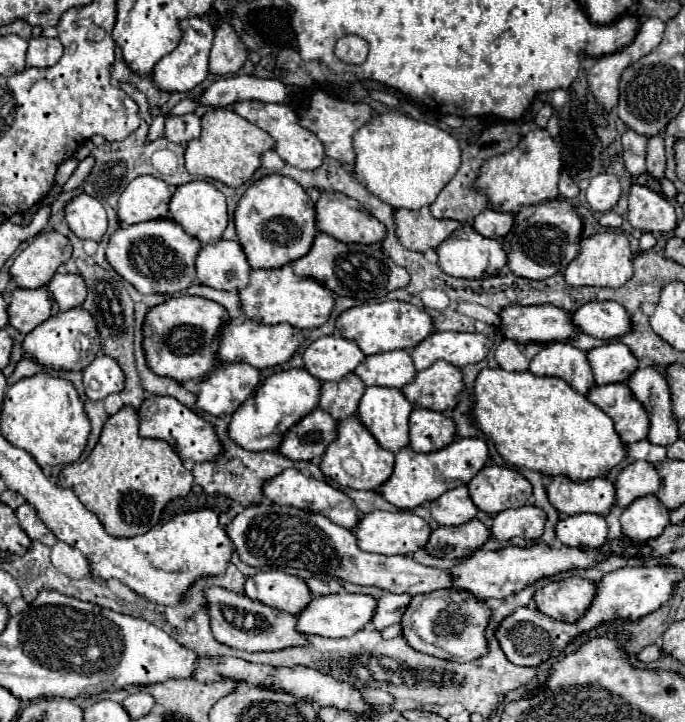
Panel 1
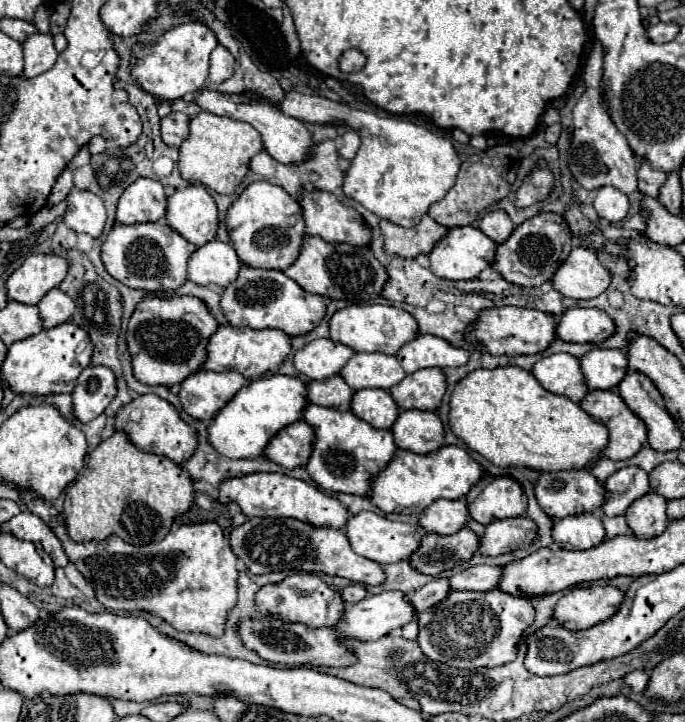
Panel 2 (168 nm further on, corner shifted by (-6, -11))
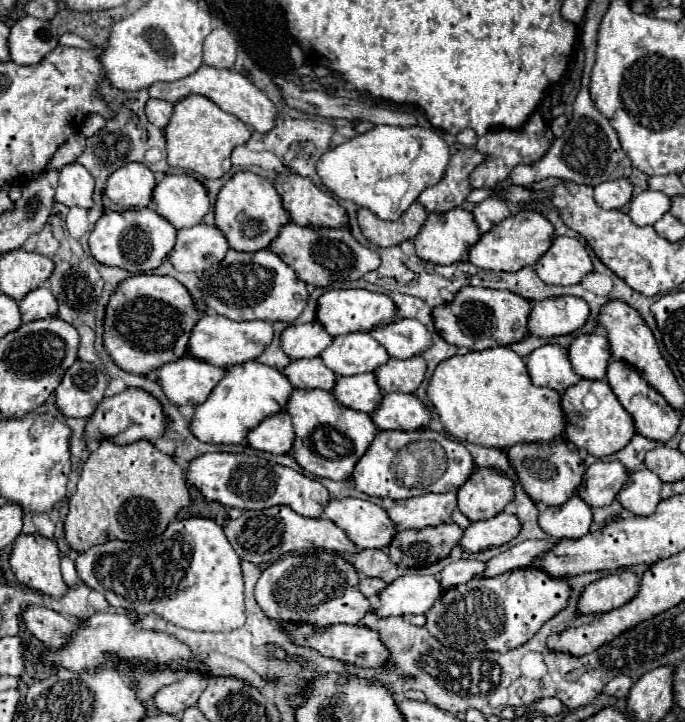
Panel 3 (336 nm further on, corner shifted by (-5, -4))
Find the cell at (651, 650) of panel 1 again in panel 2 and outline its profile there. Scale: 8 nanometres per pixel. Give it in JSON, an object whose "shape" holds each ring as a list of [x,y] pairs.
{"shape":[[[632,671],[624,677],[624,683],[634,691],[634,693],[642,693],[648,685],[648,675],[644,671]]]}

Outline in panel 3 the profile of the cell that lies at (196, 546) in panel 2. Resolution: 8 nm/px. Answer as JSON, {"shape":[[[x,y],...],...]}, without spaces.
{"shape":[[[183,518],[167,526],[161,536],[143,542],[121,542],[109,540],[105,544],[91,546],[85,552],[79,552],[75,566],[79,578],[93,590],[101,592],[107,602],[115,608],[131,610],[137,614],[155,612],[167,622],[197,630],[197,632],[231,632],[245,624],[245,606],[243,606],[243,578],[239,556],[231,548],[225,532],[211,518]]]}

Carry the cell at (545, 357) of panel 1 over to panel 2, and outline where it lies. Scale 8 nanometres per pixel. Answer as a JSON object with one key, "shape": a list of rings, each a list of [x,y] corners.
{"shape":[[[554,353],[538,359],[532,373],[546,391],[570,397],[574,403],[580,403],[580,399],[588,393],[580,361],[568,353]]]}

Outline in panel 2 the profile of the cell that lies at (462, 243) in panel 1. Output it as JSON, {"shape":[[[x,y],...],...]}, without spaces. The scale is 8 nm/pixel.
{"shape":[[[452,227],[446,231],[446,235],[434,245],[434,249],[428,253],[430,259],[430,271],[436,277],[458,281],[458,279],[474,279],[478,273],[492,265],[496,255],[496,243],[488,239],[478,227]]]}

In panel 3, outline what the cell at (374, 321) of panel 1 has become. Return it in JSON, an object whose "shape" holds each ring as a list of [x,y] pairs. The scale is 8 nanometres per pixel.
{"shape":[[[327,290],[317,302],[317,320],[323,324],[329,336],[341,336],[349,332],[371,332],[375,328],[389,326],[399,320],[395,302],[385,294],[369,290]]]}

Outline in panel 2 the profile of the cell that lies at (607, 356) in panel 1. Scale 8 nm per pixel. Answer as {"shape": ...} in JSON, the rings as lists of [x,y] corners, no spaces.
{"shape":[[[594,347],[580,357],[580,369],[588,389],[614,389],[628,371],[626,353],[620,349]]]}

